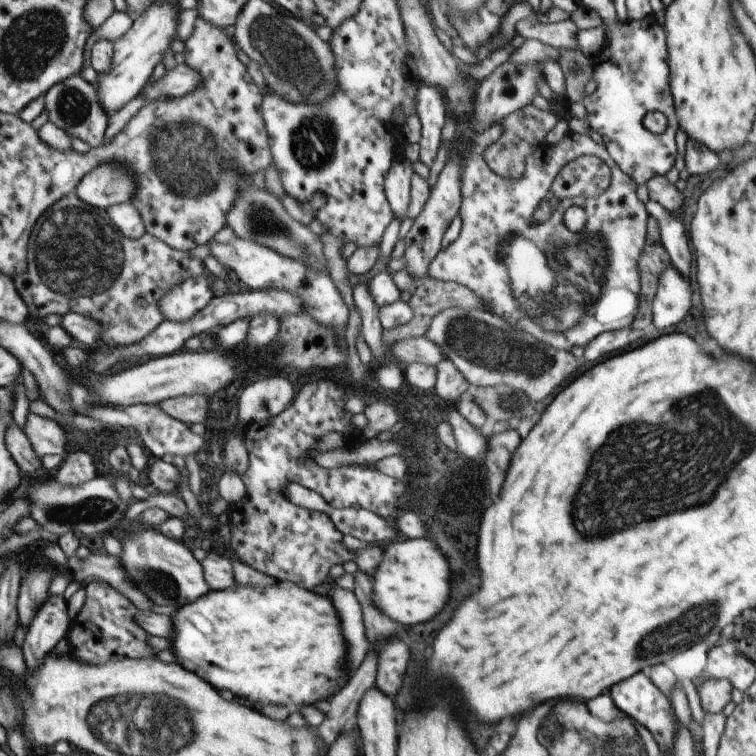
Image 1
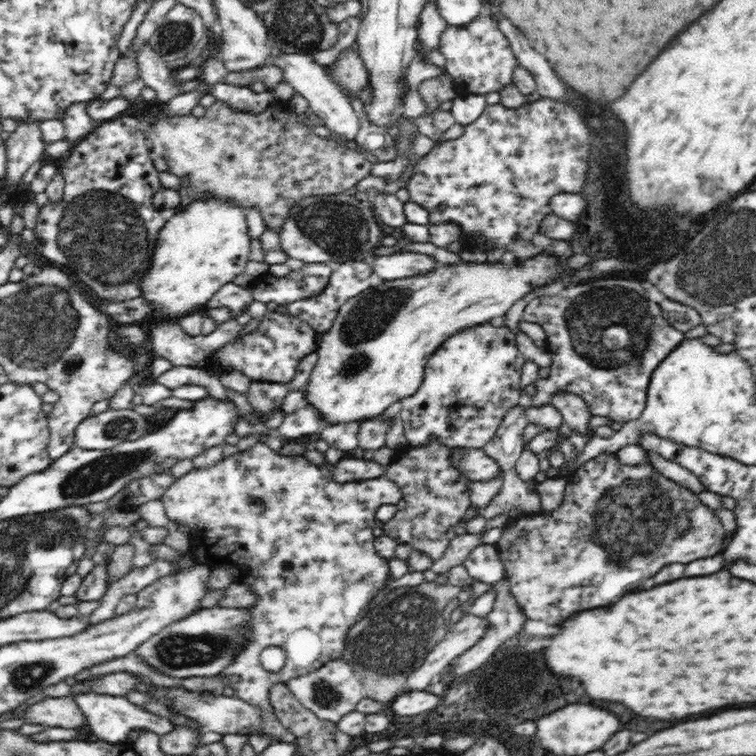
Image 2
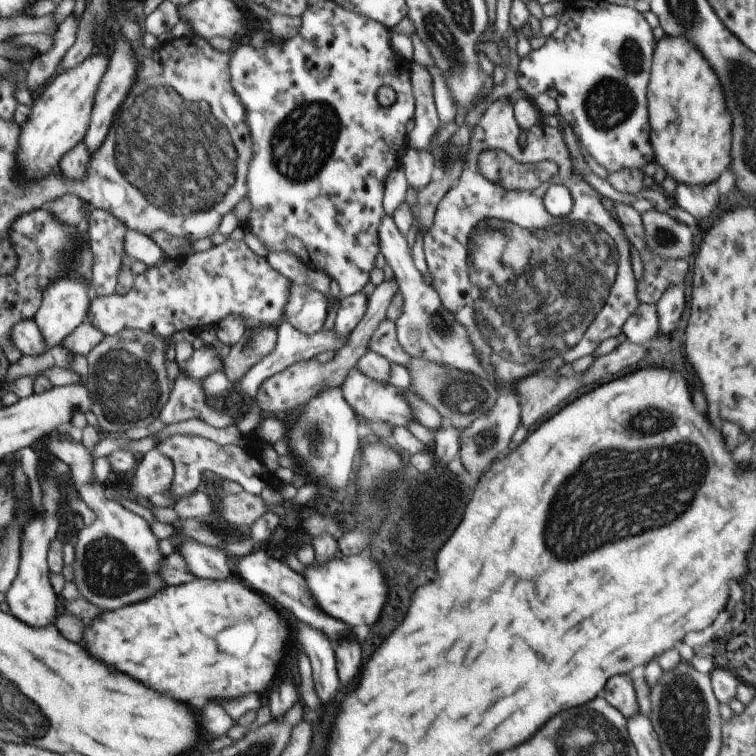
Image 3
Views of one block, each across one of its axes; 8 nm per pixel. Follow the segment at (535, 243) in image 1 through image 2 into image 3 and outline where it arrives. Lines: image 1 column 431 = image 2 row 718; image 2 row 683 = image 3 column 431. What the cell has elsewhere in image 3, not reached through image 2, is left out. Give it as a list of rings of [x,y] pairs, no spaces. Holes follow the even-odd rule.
[[[502,96],[498,98],[496,102],[492,102],[480,121],[474,127],[471,132],[471,141],[469,144],[469,151],[465,158],[465,164],[463,166],[462,174],[458,178],[458,182],[455,186],[452,186],[445,196],[437,204],[434,220],[432,226],[427,230],[424,239],[424,254],[425,260],[428,265],[430,276],[432,276],[431,287],[438,292],[442,306],[446,310],[450,310],[450,313],[454,314],[454,318],[466,328],[468,332],[468,338],[476,350],[476,356],[482,364],[482,368],[494,376],[494,380],[502,382],[502,384],[516,384],[516,380],[522,380],[524,376],[528,376],[546,368],[559,369],[564,364],[574,362],[582,356],[588,356],[592,354],[604,340],[608,338],[622,337],[622,326],[624,322],[638,310],[639,300],[637,295],[637,281],[634,276],[631,252],[630,252],[630,240],[627,238],[620,220],[613,217],[611,213],[605,209],[602,199],[604,196],[595,190],[588,182],[586,182],[578,171],[572,167],[572,160],[570,152],[563,138],[562,132],[556,127],[552,127],[547,124],[534,125],[530,130],[522,132],[518,126],[512,100],[509,96]],[[524,135],[526,143],[524,146],[520,144],[520,137]],[[486,150],[504,150],[508,156],[514,158],[516,162],[528,163],[539,161],[554,161],[558,165],[558,172],[554,178],[550,178],[548,182],[540,184],[538,188],[525,191],[525,190],[506,190],[499,184],[494,184],[488,178],[484,178],[484,175],[478,168],[478,156],[481,152]],[[561,184],[568,188],[570,196],[573,200],[573,208],[568,216],[562,216],[557,218],[552,216],[548,210],[546,210],[543,202],[544,195],[548,192],[548,188],[552,185]]]

